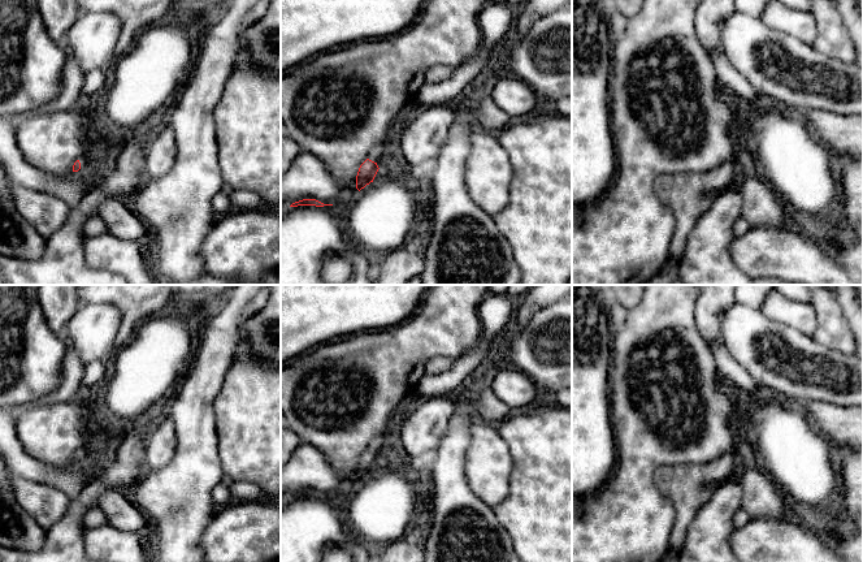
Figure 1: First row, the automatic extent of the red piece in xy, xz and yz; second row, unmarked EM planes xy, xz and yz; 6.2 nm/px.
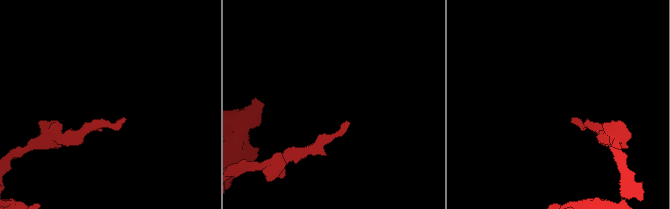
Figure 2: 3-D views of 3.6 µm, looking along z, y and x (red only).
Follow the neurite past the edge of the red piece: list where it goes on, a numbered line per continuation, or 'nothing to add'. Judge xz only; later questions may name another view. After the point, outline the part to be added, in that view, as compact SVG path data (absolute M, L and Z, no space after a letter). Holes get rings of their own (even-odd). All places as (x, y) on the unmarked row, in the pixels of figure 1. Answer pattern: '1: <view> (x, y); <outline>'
1: xz (377, 444); M376 436L369 442L368 450L377 454L378 451L381 451L383 449L383 446L386 445L387 441L389 441L389 438L385 436Z

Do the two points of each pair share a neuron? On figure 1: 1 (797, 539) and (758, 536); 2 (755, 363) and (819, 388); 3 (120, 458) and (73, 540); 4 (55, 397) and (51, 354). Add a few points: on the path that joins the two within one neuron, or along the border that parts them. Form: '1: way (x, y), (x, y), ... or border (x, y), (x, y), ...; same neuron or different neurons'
1: way (788, 539), (767, 539); same neuron
2: way (771, 363), (792, 363), (803, 372); same neuron
3: way (105, 479), (77, 509), (73, 519); same neuron
4: border (63, 359), (61, 383), (47, 394), (27, 403); different neurons

